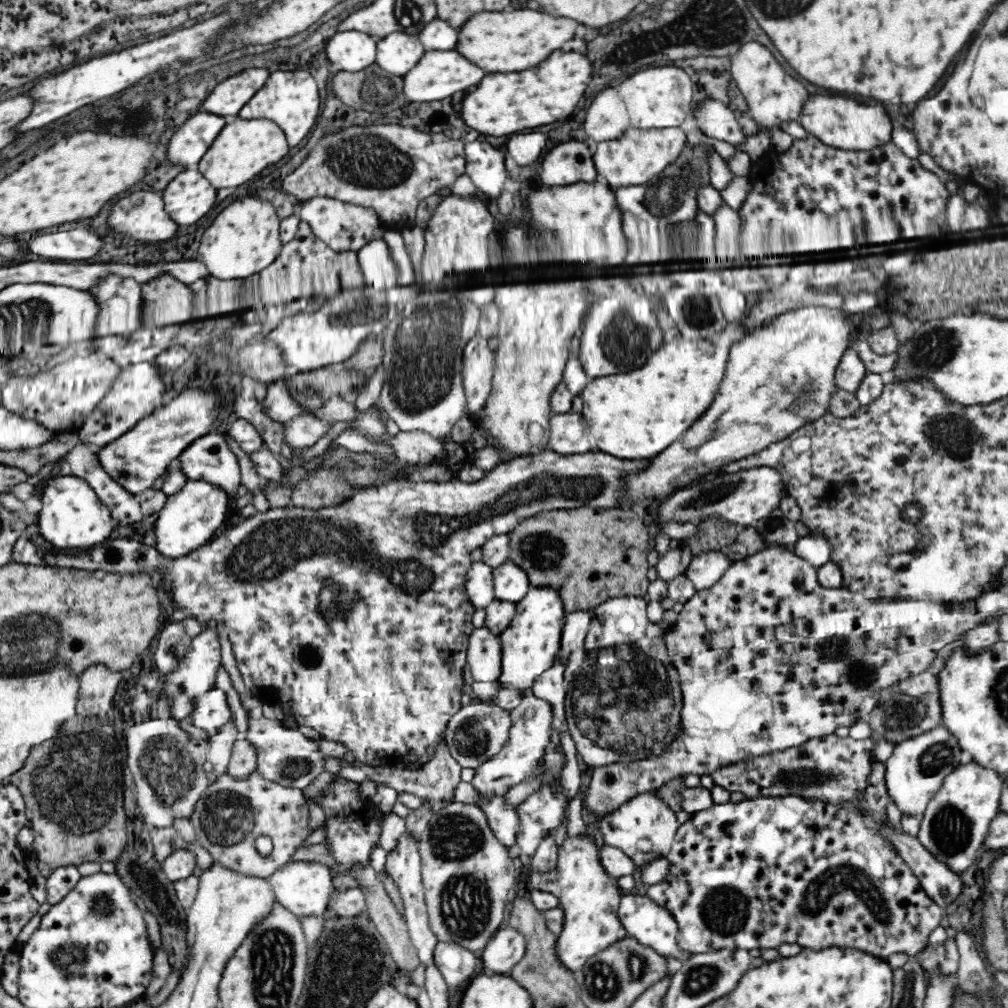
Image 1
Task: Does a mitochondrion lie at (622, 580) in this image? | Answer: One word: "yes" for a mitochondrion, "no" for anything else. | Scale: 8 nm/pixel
no

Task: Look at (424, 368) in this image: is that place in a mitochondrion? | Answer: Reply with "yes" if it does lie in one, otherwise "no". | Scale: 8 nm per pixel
yes

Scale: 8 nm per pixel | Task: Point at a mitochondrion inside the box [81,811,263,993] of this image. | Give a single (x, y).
(103, 904)

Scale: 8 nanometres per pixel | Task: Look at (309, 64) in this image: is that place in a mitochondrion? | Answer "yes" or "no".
no

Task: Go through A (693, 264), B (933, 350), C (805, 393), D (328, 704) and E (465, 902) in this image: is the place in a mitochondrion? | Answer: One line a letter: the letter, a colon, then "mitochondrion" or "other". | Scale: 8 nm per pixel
A: other
B: mitochondrion
C: mitochondrion
D: other
E: mitochondrion

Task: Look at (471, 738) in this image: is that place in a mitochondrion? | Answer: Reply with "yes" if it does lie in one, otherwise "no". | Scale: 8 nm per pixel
yes

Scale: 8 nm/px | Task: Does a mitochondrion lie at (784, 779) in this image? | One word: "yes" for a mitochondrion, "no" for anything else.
yes

